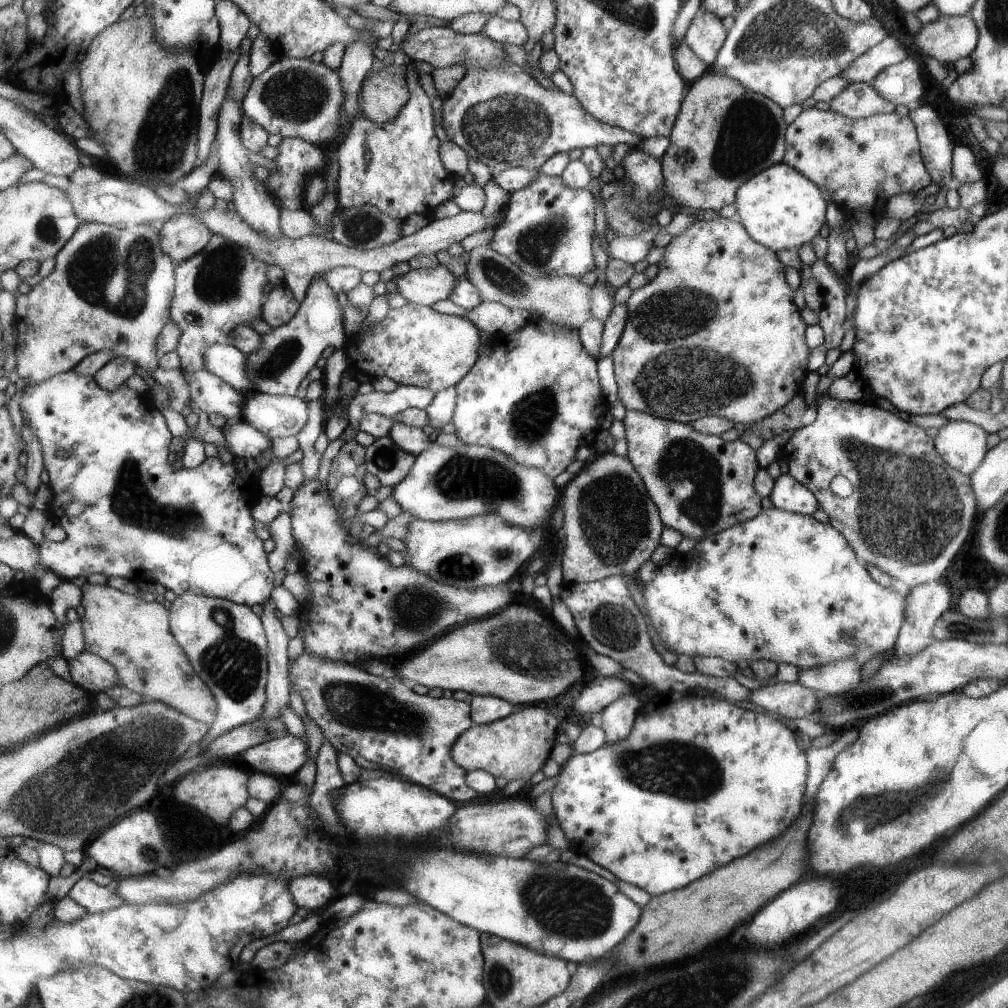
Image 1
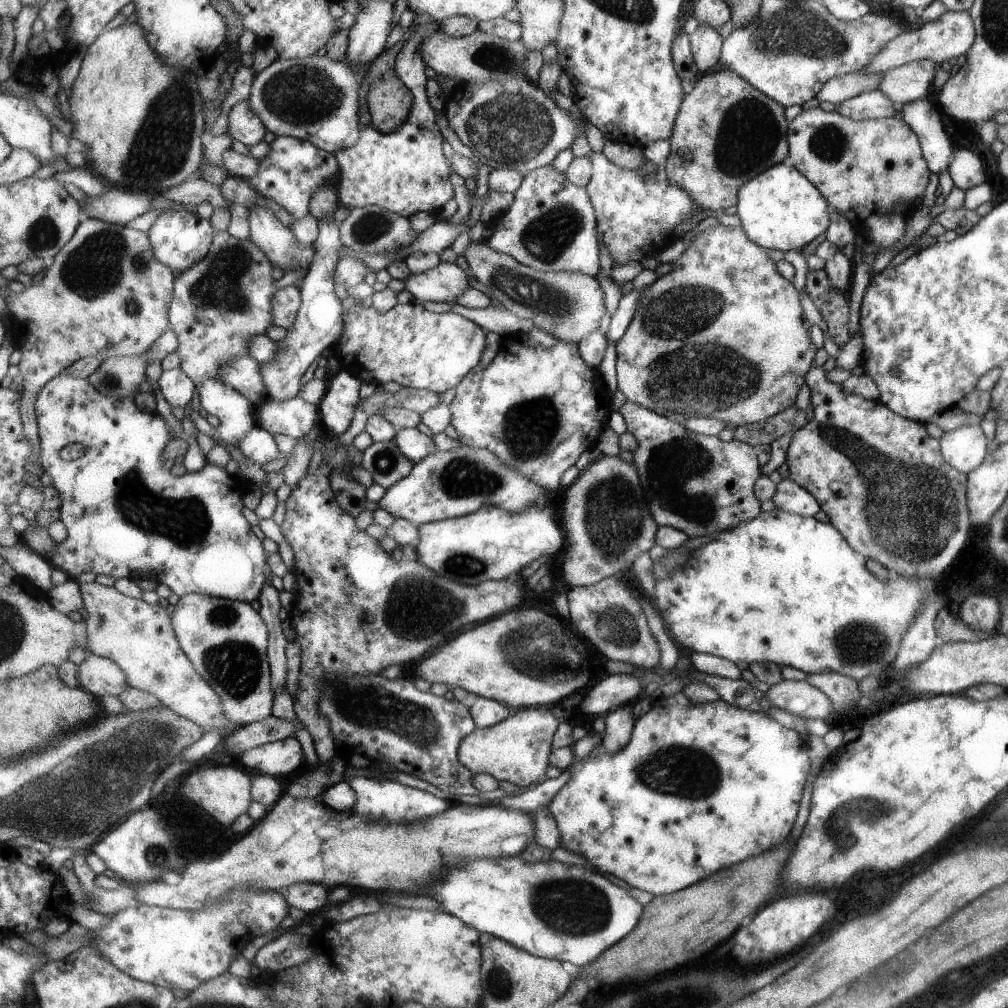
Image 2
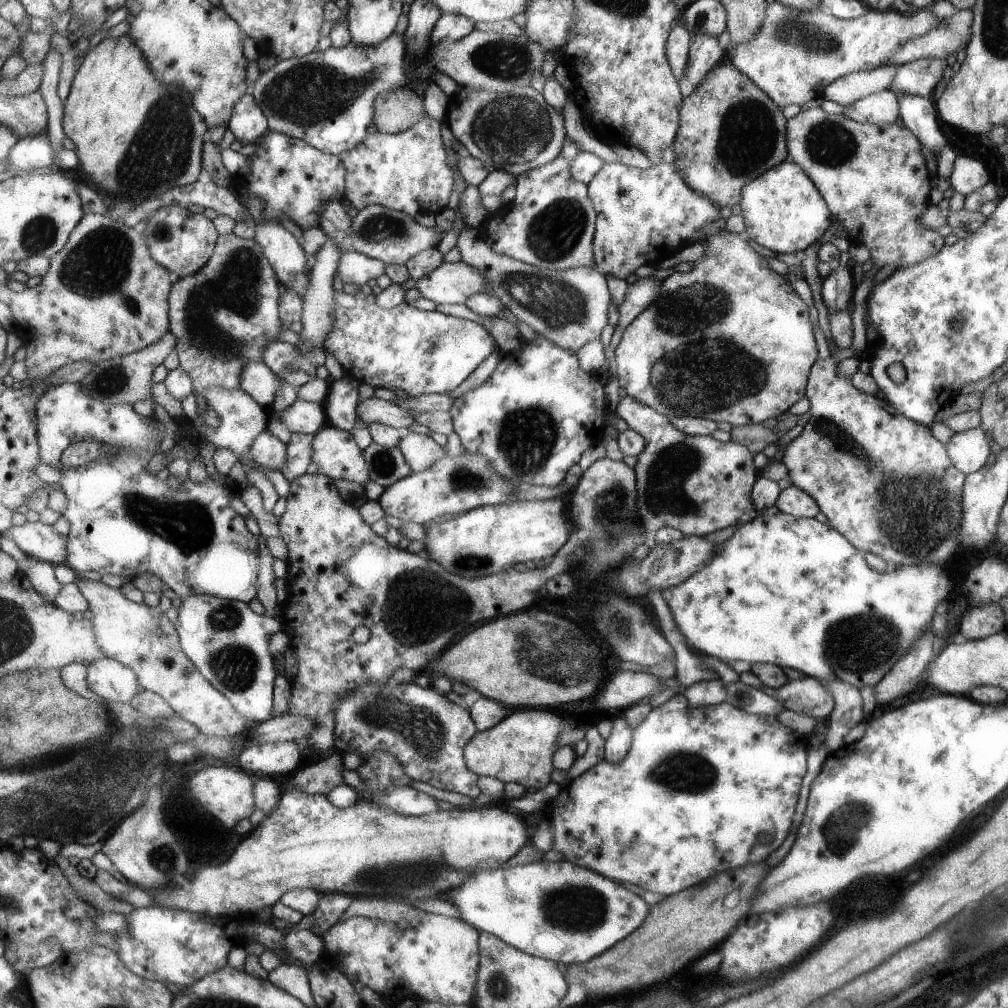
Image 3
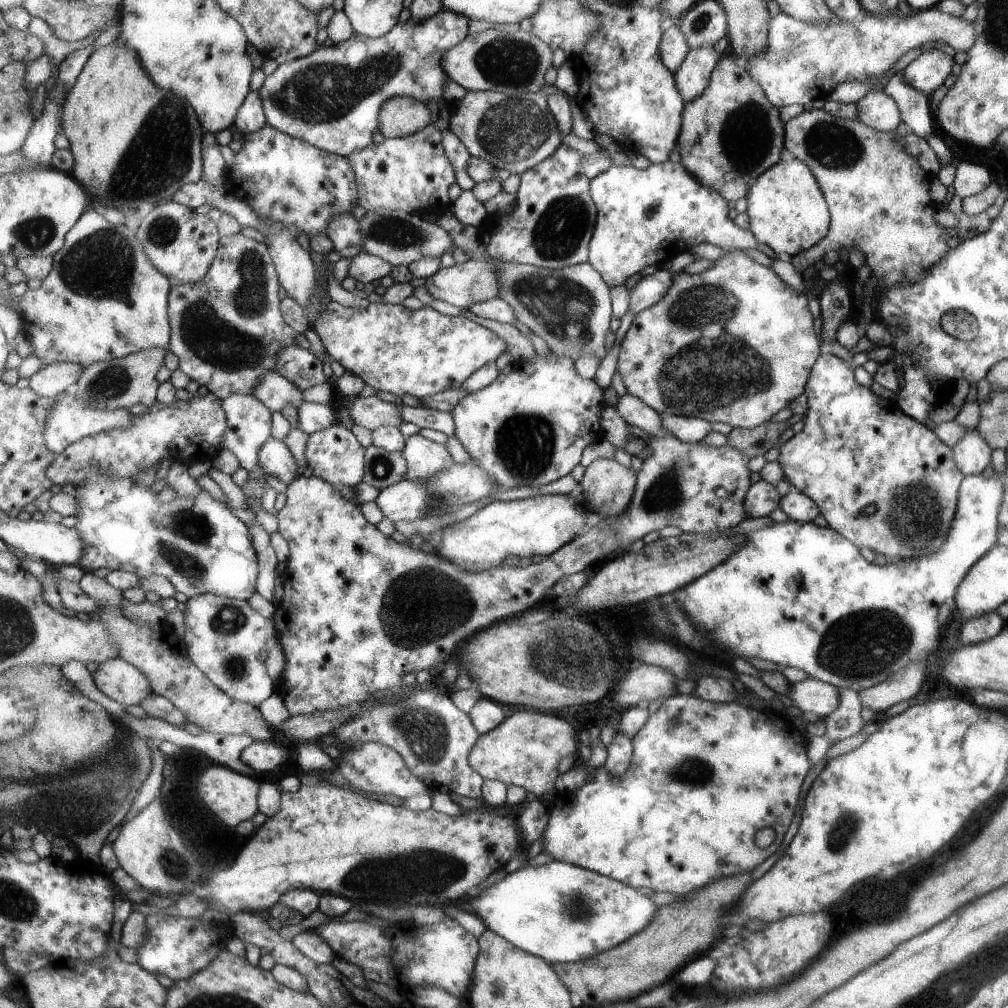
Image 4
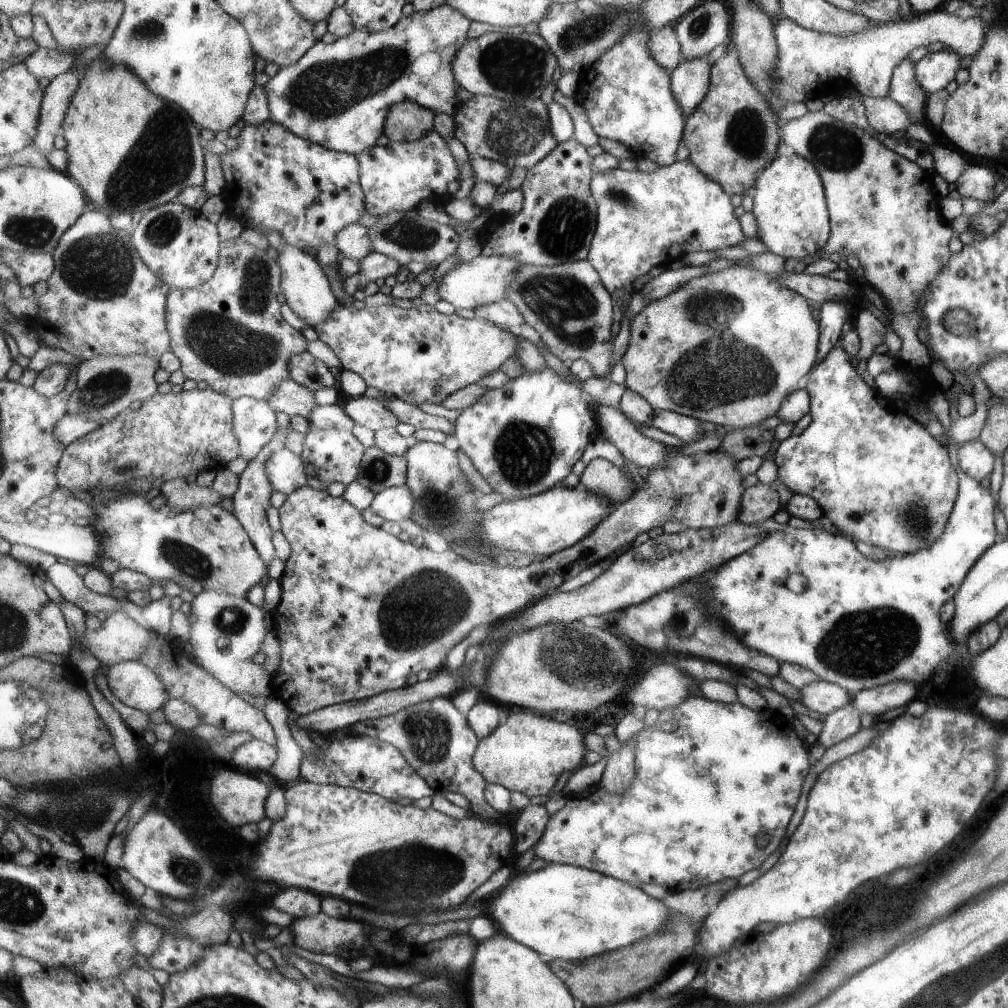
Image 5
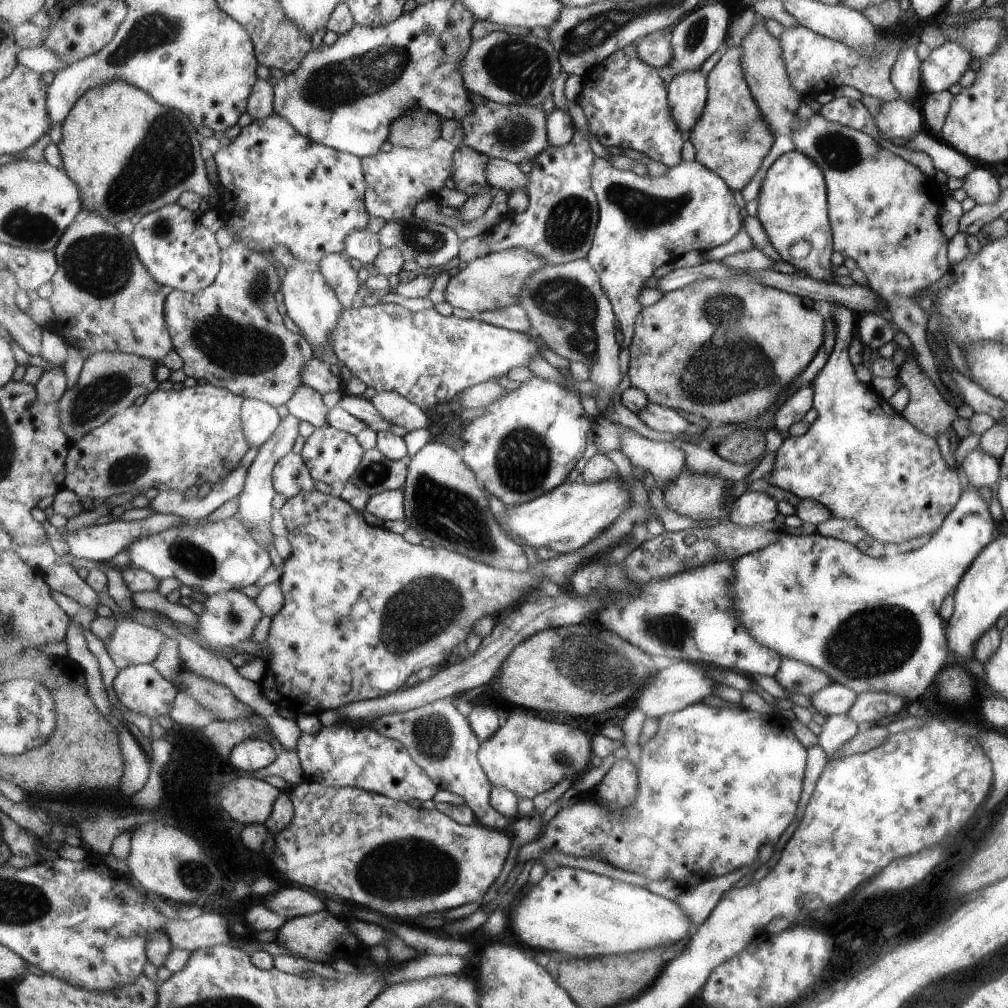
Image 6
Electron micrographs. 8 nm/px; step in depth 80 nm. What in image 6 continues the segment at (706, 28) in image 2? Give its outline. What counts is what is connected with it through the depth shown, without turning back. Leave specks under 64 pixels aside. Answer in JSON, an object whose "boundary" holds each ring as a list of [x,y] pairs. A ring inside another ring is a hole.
{"boundary":[[[700,68],[683,70],[680,74],[669,77],[668,88],[673,118],[688,135],[703,116],[710,93],[708,75],[701,72]]]}

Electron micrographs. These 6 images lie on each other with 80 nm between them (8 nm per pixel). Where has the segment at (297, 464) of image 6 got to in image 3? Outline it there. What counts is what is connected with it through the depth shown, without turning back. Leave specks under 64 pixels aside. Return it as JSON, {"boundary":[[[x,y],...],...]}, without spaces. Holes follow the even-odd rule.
{"boundary":[[[270,430],[260,434],[252,446],[252,455],[259,467],[283,474],[288,465],[287,445]]]}

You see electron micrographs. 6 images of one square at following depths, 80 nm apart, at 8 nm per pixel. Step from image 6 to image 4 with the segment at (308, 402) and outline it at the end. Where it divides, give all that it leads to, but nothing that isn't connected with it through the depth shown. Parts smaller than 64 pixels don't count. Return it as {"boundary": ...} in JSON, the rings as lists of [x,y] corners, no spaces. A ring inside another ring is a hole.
{"boundary":[[[269,371],[256,387],[255,396],[262,400],[276,415],[287,405],[299,408],[307,402],[303,391],[277,371]]]}

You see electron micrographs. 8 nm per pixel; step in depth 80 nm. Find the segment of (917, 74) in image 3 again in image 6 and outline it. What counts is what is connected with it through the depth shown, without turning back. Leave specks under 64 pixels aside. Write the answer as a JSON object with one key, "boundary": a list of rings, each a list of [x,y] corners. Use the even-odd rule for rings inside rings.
{"boundary":[[[946,40],[920,61],[919,78],[924,93],[948,90],[949,86],[958,82],[963,72],[967,72],[971,62],[973,54],[969,52],[969,48],[965,48],[957,40]]]}

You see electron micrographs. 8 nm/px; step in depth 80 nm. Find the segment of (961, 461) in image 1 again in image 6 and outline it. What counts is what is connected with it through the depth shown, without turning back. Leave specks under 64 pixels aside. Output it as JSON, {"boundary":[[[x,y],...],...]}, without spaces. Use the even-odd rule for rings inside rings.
{"boundary":[[[975,448],[968,452],[961,462],[965,476],[969,484],[977,489],[991,487],[998,481],[998,460]]]}

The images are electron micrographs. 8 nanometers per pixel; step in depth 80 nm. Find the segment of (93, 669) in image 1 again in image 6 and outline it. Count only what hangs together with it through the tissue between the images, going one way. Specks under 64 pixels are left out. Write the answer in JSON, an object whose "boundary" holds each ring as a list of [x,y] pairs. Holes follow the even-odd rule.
{"boundary":[[[137,664],[118,670],[113,689],[127,709],[147,715],[151,720],[170,715],[178,696],[175,685],[160,676],[151,664]]]}

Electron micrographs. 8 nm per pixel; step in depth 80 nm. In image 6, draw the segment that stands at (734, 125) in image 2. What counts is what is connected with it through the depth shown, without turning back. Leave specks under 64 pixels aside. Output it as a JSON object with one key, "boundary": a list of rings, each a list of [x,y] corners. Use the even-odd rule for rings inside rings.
{"boundary":[[[739,45],[733,46],[711,70],[708,75],[710,93],[703,116],[688,133],[689,141],[696,151],[695,160],[717,172],[733,192],[741,191],[751,180],[775,140],[767,120],[763,118],[761,108],[746,84],[741,59],[742,49]]]}

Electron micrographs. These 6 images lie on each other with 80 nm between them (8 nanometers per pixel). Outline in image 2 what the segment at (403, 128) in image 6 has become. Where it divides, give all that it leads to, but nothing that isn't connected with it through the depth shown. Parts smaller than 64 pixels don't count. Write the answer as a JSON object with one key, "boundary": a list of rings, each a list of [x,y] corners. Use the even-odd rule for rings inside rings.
{"boundary":[[[389,72],[370,86],[367,106],[374,127],[390,133],[397,131],[410,118],[414,96],[395,72]]]}

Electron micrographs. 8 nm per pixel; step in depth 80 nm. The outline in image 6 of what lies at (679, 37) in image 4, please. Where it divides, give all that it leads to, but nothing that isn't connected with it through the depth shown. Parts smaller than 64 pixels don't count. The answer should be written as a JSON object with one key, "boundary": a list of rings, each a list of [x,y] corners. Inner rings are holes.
{"boundary":[[[671,29],[657,30],[639,43],[639,58],[654,68],[666,70],[675,60]]]}

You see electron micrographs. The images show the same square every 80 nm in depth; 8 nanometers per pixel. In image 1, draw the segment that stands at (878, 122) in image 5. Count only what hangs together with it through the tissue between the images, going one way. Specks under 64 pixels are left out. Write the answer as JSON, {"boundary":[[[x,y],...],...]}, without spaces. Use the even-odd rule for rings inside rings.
{"boundary":[[[851,83],[834,99],[830,110],[851,119],[864,119],[877,113],[892,113],[894,105],[881,98],[868,83]]]}

